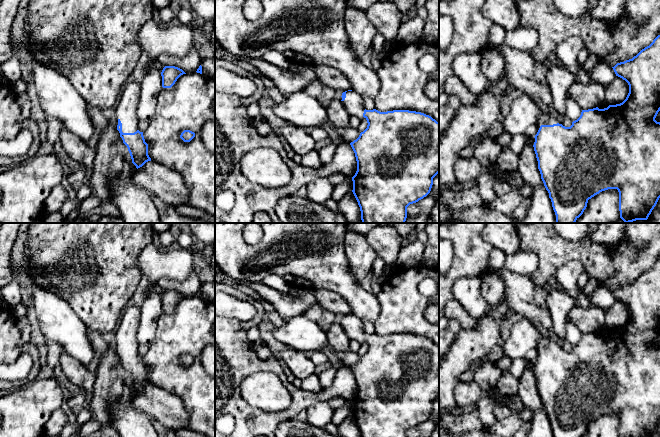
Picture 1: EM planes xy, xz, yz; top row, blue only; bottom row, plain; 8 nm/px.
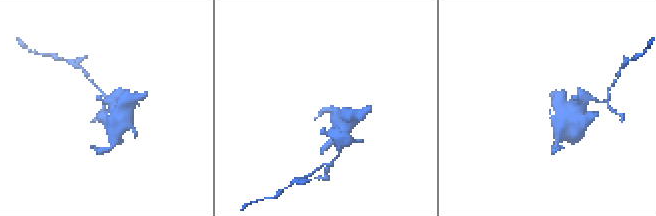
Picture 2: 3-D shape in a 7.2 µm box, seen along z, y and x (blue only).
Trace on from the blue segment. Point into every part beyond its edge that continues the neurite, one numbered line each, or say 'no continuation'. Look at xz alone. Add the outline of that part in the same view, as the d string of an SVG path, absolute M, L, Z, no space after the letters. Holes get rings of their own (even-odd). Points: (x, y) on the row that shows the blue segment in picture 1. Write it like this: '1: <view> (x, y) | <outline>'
1: xz (354, 104) | M347 91L342 104L350 116L363 117L365 110L363 97L354 91Z

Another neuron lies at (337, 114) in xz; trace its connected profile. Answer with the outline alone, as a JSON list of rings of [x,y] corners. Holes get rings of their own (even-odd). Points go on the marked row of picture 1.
[[[338,98],[331,100],[327,105],[325,105],[328,118],[330,122],[336,126],[344,129],[349,127],[350,115],[344,108],[342,101]]]

